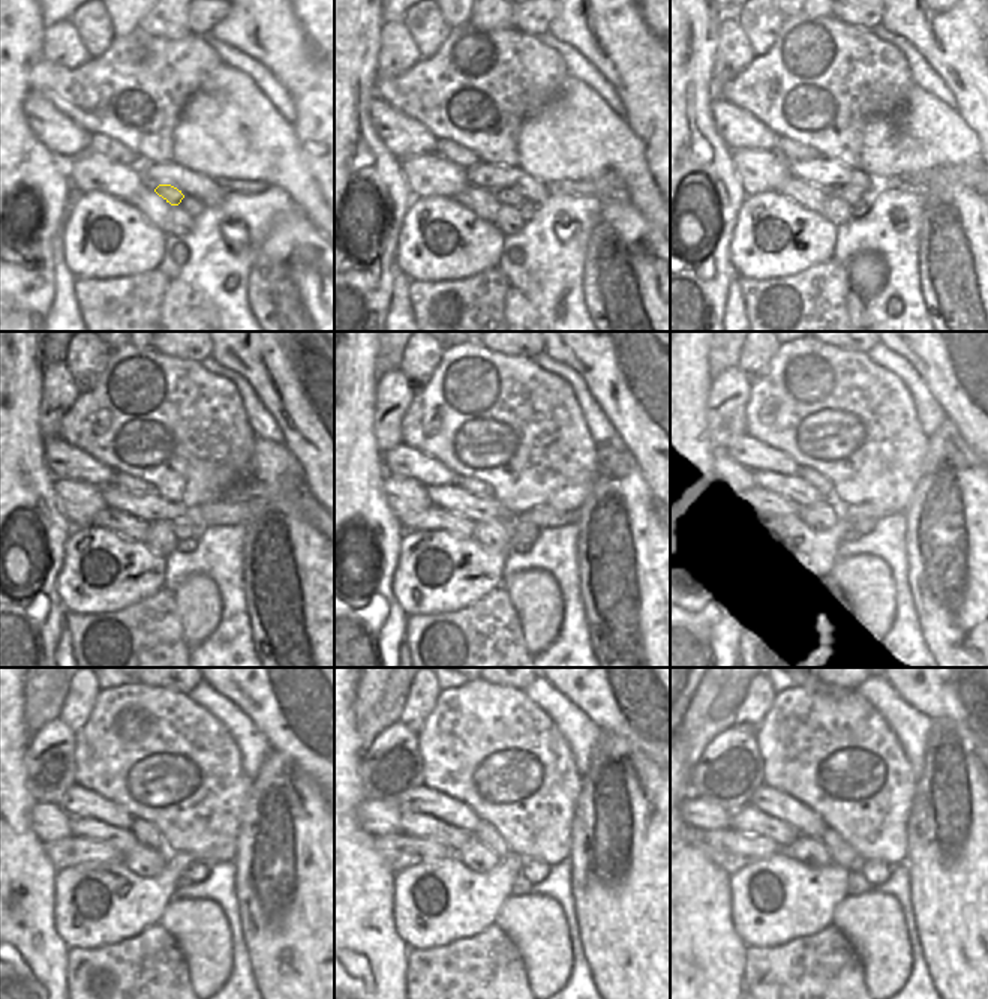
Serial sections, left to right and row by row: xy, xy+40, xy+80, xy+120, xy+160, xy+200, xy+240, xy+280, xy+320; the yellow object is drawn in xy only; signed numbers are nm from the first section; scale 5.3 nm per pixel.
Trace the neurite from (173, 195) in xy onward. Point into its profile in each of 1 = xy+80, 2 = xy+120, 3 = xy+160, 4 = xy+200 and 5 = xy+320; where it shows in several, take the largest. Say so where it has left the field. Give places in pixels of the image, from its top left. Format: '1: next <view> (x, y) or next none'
1: next xy+80 (850, 195)
2: next xy+120 (182, 530)
3: next xy+160 (520, 531)
4: next xy+200 (864, 527)
5: next xy+320 (876, 873)

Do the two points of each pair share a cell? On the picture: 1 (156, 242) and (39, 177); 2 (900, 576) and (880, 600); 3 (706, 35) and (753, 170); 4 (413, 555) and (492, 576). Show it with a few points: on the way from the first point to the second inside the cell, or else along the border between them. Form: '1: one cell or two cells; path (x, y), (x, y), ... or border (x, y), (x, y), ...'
1: two cells; border (72, 204), (65, 224), (59, 230)
2: two cells; border (873, 555), (891, 573), (897, 606), (895, 618)
3: two cells; border (729, 152), (741, 185)
4: one cell; path (432, 566), (438, 572), (473, 572)

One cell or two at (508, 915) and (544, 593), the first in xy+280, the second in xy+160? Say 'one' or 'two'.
one

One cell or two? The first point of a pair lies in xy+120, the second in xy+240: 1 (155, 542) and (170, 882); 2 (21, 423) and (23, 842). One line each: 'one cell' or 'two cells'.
1: two cells
2: one cell

